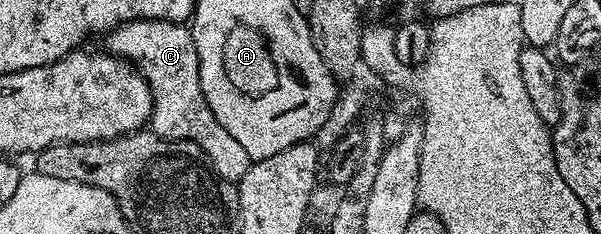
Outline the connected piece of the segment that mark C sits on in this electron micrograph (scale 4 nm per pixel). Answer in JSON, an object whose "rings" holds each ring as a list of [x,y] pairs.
{"rings":[[[138,18],[135,22],[123,22],[121,26],[115,26],[105,38],[105,49],[109,53],[148,75],[156,99],[152,115],[154,133],[161,138],[186,138],[189,142],[200,144],[210,155],[218,174],[231,180],[243,178],[252,165],[252,155],[220,125],[206,103],[200,51],[191,27],[163,18]]]}

